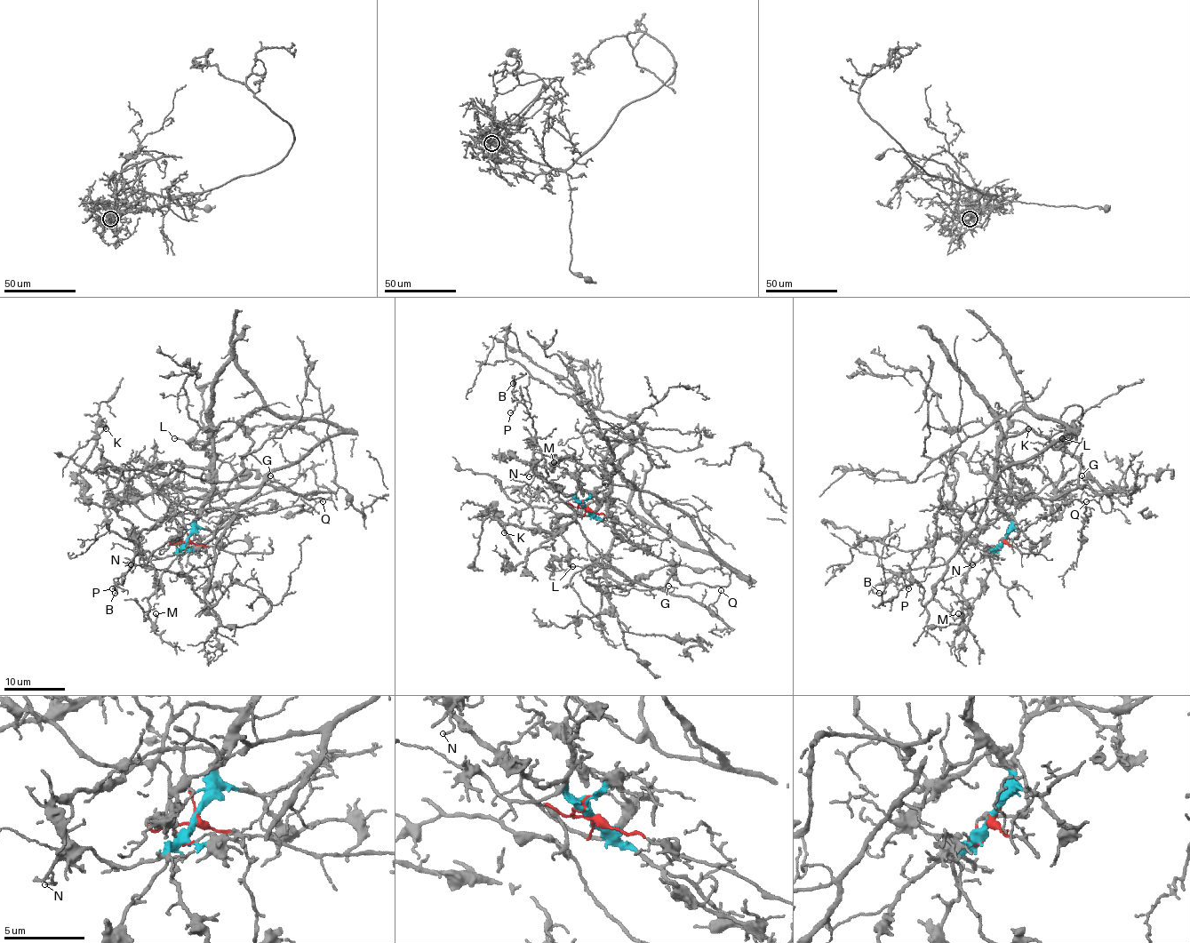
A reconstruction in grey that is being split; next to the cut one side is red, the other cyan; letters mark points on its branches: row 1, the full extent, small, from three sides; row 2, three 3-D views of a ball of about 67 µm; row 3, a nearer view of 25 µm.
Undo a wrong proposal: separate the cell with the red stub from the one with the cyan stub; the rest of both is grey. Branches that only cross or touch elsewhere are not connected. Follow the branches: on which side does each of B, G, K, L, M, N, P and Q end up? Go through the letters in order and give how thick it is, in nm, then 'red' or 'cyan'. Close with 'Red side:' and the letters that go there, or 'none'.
B: 120 nm | cyan
G: 110 nm | red
K: 110 nm | cyan
L: 120 nm | cyan
M: 130 nm | cyan
N: 110 nm | cyan
P: 110 nm | cyan
Q: 110 nm | red
Red side: G, Q

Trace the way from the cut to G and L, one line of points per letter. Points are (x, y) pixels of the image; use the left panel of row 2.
G: (188, 540), (170, 542), (178, 536), (176, 506), (185, 497), (210, 499), (219, 491), (276, 482), (270, 475)
L: (188, 539), (195, 519), (211, 491), (212, 445), (210, 437), (217, 430), (204, 441), (189, 443), (174, 437)

